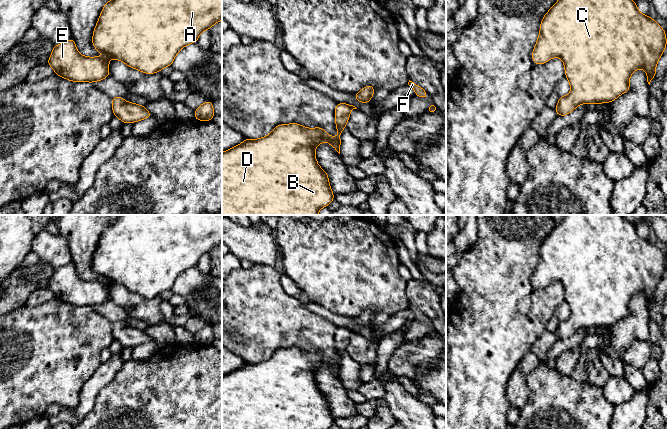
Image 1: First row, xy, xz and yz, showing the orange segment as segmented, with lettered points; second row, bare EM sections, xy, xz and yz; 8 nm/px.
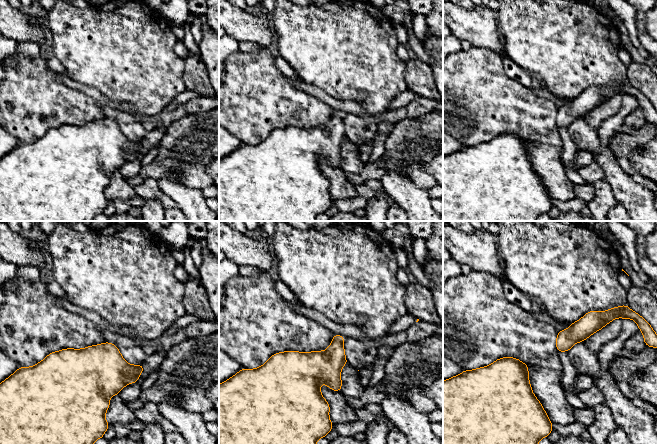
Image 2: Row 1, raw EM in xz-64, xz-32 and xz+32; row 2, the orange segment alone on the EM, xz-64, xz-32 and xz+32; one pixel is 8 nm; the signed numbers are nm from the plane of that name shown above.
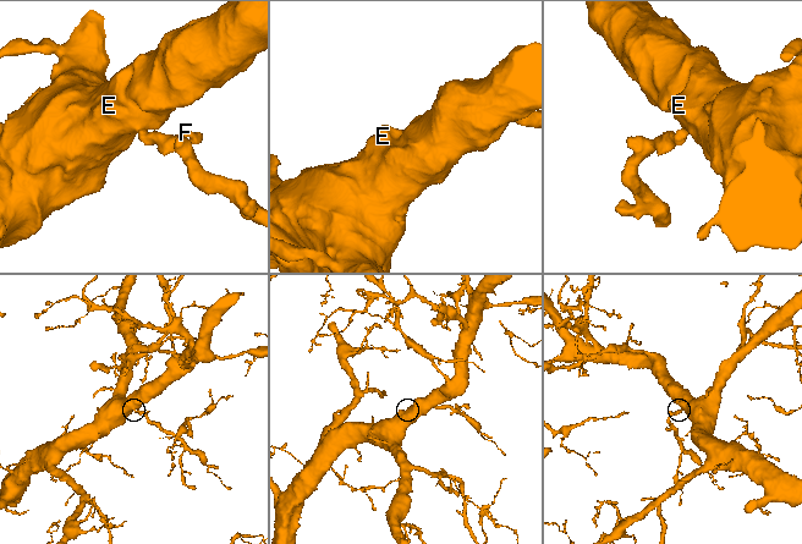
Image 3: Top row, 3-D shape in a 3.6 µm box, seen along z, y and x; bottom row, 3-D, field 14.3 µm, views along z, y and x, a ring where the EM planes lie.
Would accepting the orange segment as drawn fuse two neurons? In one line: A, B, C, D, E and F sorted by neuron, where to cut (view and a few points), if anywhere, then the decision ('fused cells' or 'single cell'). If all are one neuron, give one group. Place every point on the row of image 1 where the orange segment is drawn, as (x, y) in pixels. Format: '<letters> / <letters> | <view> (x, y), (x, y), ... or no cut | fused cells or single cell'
A B C D E F | no cut | single cell

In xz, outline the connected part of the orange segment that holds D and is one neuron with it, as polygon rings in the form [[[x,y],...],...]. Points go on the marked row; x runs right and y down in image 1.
[[[337,103],[334,113],[337,138],[328,135],[321,127],[306,128],[298,123],[281,124],[277,125],[273,131],[265,137],[254,140],[244,139],[241,144],[224,151],[222,153],[222,215],[318,215],[318,211],[321,208],[327,207],[334,200],[334,194],[331,190],[327,173],[317,163],[315,148],[322,142],[328,142],[340,154],[342,131],[343,128],[347,126],[348,118],[353,109],[357,108],[346,103]]]

